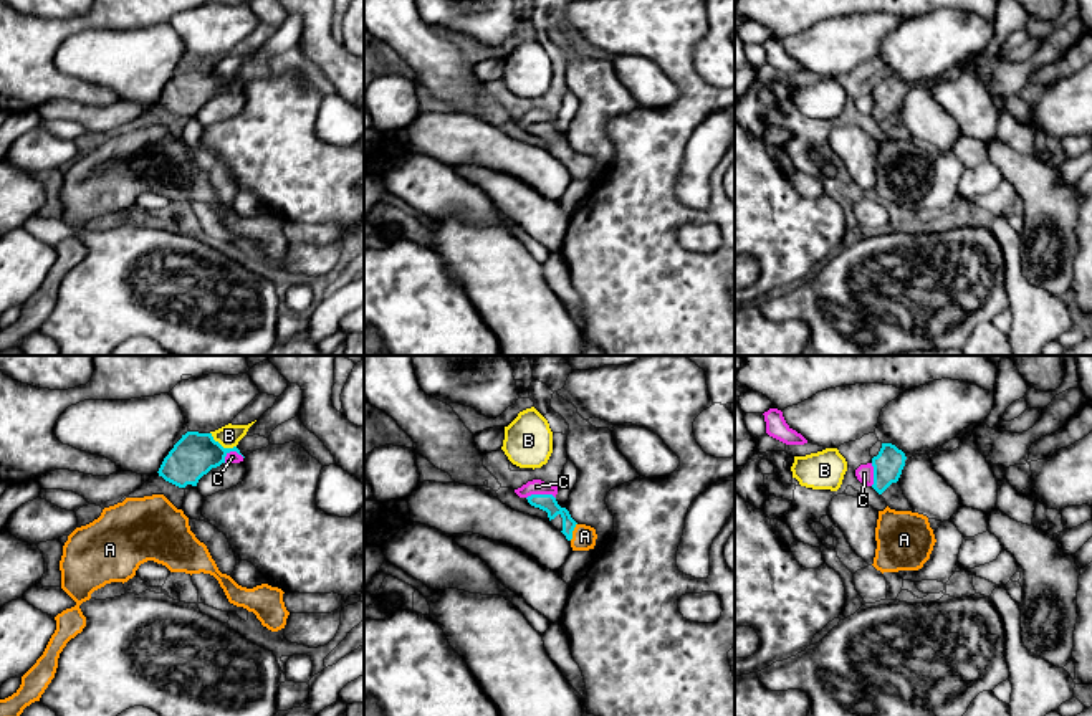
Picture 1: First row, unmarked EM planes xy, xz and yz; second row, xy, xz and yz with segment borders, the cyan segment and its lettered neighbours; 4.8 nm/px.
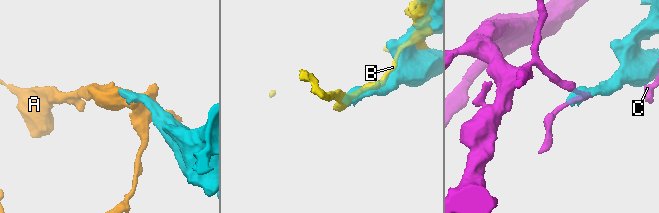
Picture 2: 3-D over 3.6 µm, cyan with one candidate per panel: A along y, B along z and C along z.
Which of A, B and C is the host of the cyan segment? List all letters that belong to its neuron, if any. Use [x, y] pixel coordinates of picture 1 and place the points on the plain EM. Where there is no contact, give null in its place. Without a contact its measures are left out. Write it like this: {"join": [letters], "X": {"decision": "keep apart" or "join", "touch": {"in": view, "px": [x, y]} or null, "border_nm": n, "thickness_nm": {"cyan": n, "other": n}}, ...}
{"join": ["A"], "A": {"decision": "join", "touch": {"in": "xz", "px": [573, 159]}, "border_nm": 90, "thickness_nm": {"cyan": 90, "other": 110}}, "B": {"decision": "keep apart", "touch": {"in": "xy", "px": [220, 75]}, "border_nm": 150, "thickness_nm": {"cyan": 220, "other": 110}}, "C": {"decision": "keep apart", "touch": {"in": "xz", "px": [540, 124]}, "border_nm": 140, "thickness_nm": {"cyan": 90, "other": 80}}}

